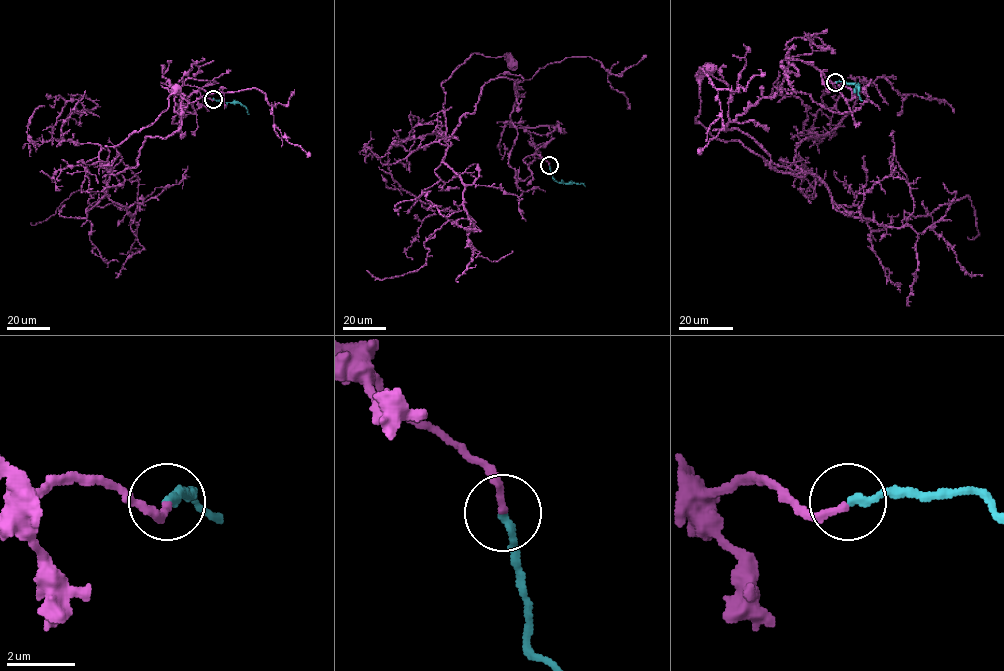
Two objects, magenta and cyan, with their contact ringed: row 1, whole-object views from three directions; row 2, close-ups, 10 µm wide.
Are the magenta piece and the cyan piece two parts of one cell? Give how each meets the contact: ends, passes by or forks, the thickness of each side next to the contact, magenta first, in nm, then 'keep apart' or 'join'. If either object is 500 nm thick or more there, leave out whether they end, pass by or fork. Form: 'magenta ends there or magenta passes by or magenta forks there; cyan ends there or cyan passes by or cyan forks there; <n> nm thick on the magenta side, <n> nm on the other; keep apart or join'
magenta ends there; cyan ends there; 220 nm thick on the magenta side, 240 nm on the other; join

